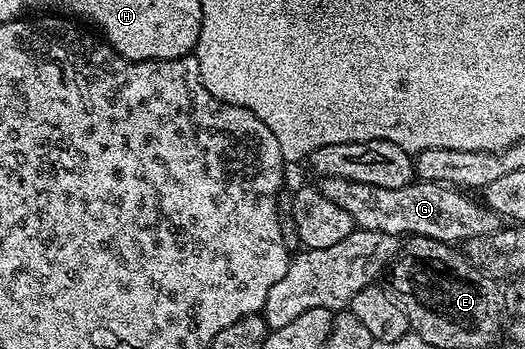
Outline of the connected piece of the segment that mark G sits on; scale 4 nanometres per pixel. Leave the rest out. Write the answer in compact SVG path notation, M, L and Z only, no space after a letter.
M342 177L321 178L318 190L322 197L350 213L353 224L362 231L381 231L397 237L425 235L443 243L460 245L463 239L478 241L486 233L502 226L501 216L489 211L483 202L471 199L471 194L443 183L414 181L402 189L382 189L382 185L362 185Z

